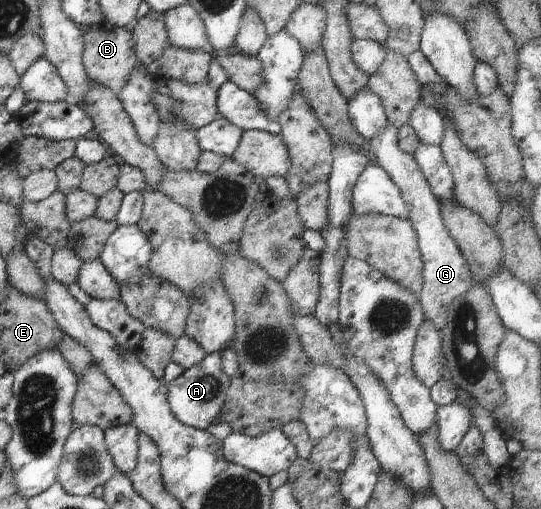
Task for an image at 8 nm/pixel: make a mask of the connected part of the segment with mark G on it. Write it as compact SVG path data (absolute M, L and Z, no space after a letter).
M388 121L384 130L375 139L369 141L370 150L374 153L376 165L381 166L389 174L409 206L409 220L416 231L424 265L422 271L424 282L418 300L425 319L431 320L431 323L442 331L447 325L452 301L459 296L464 296L472 288L473 279L463 254L444 226L438 199L425 181L415 158L401 151L398 146L397 132L398 127Z

